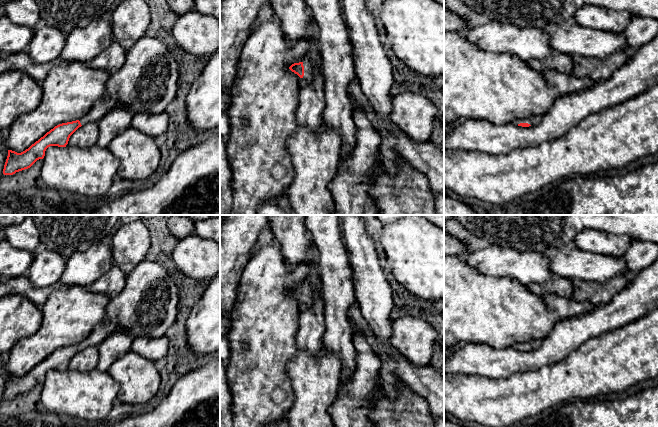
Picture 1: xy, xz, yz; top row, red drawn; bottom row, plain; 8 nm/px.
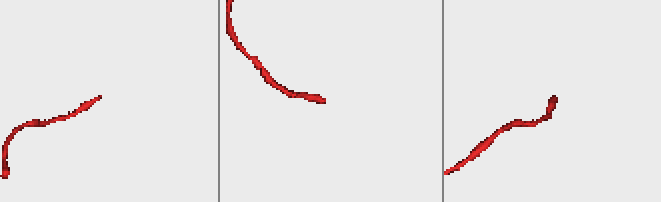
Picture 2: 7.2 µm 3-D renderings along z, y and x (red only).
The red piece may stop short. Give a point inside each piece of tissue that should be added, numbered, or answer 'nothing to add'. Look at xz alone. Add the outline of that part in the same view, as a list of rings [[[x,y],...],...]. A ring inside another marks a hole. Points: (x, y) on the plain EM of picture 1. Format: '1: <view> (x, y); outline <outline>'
1: xz (308, 300); outline [[[304,284],[304,300],[302,302],[303,308],[307,308],[314,303],[314,291],[311,286]]]

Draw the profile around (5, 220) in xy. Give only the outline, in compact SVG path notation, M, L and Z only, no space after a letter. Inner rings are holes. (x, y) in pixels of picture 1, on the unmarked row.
M0 215L5 239L16 249L35 254L40 247L38 229L30 215Z

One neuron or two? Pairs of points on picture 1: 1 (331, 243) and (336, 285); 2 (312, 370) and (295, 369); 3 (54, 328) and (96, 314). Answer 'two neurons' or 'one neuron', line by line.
1: one neuron
2: one neuron
3: one neuron

